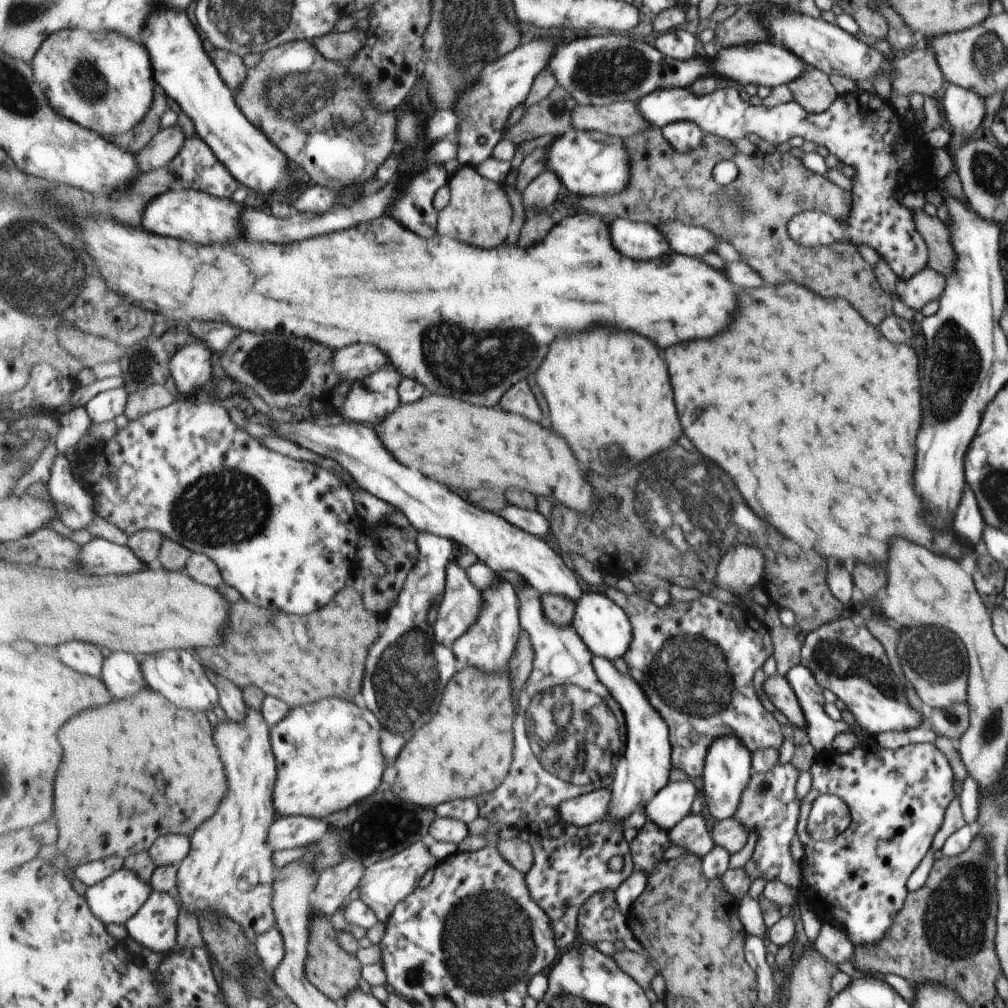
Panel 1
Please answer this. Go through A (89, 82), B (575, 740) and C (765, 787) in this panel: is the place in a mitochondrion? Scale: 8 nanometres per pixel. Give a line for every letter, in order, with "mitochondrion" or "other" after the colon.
A: mitochondrion
B: mitochondrion
C: mitochondrion

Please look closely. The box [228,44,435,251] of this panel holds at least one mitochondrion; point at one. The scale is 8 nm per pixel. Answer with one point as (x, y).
(282, 89)

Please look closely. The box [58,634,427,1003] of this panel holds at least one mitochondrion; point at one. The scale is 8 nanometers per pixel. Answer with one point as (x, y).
(249, 973)

